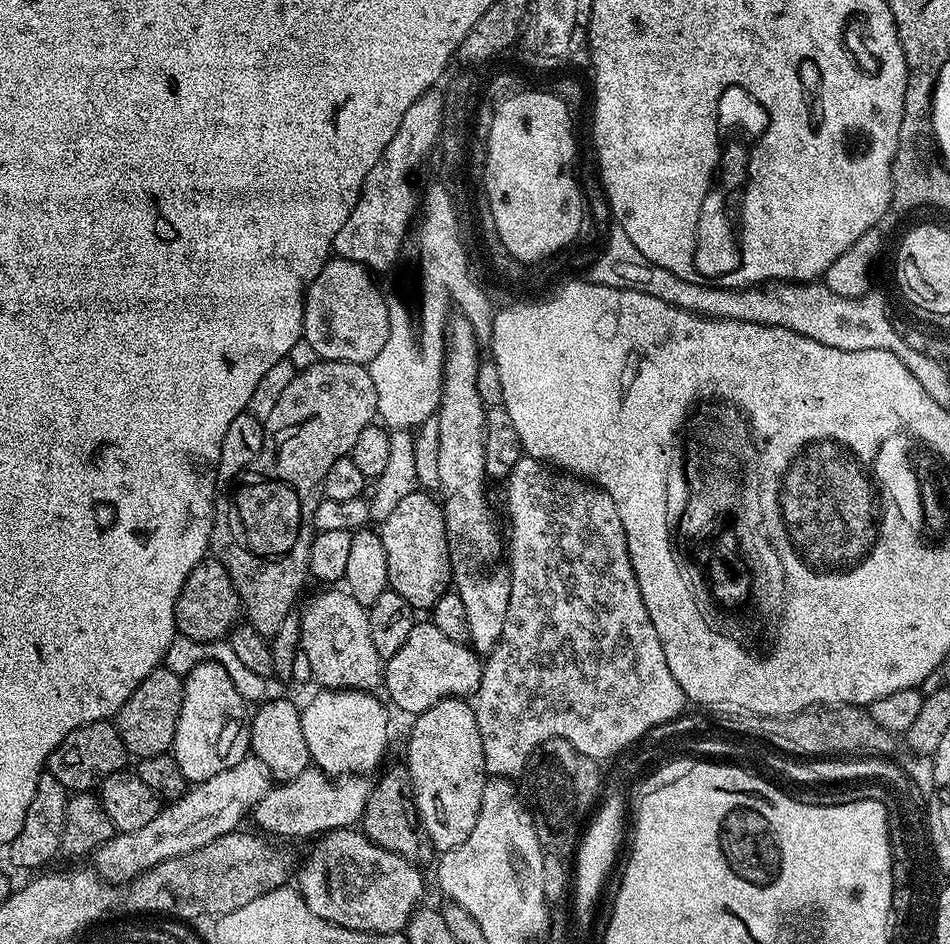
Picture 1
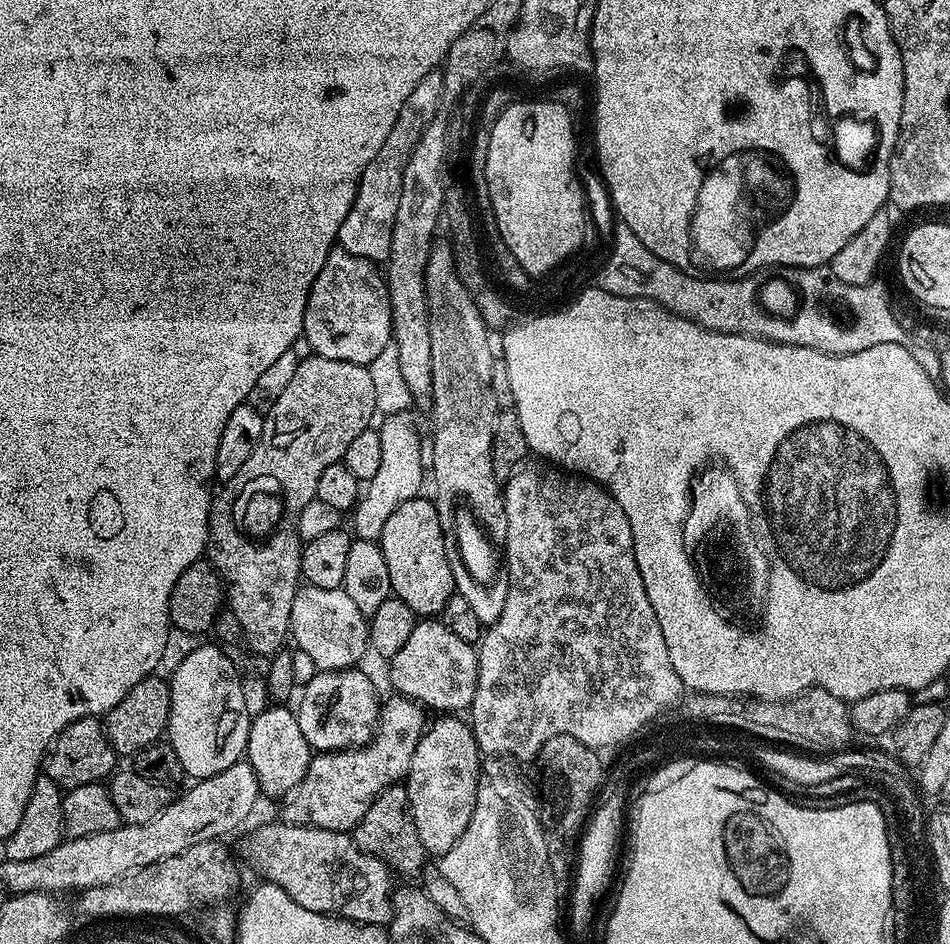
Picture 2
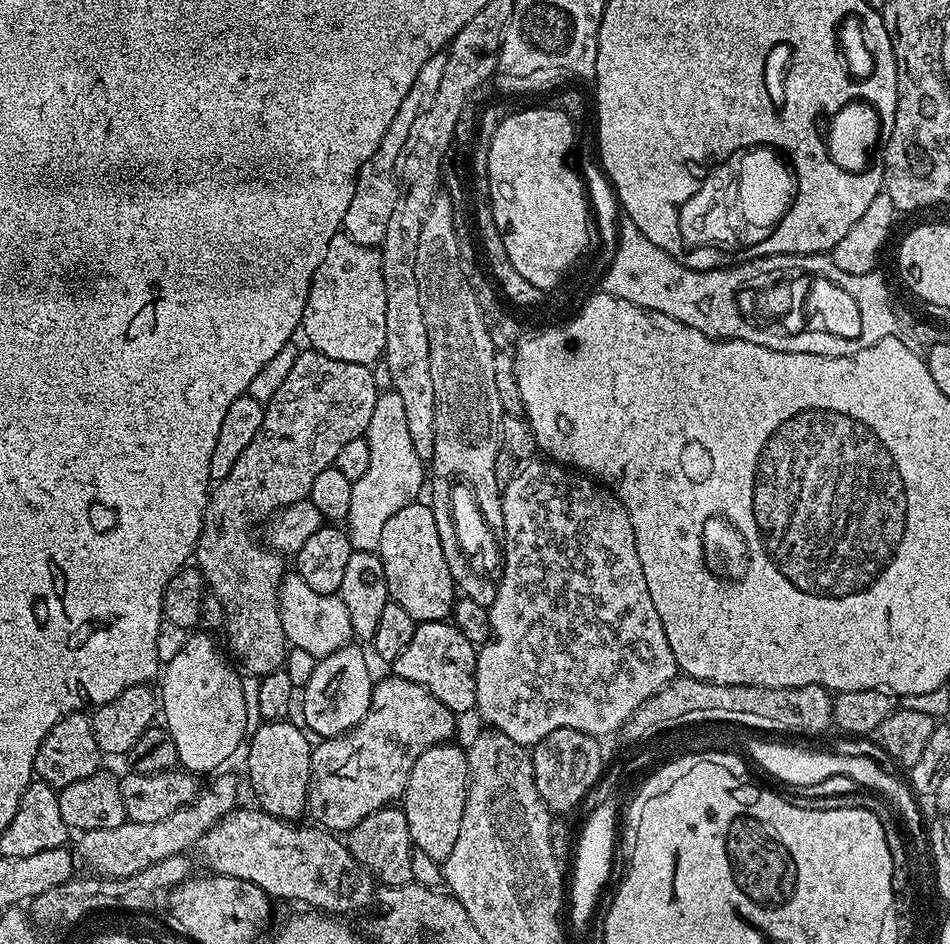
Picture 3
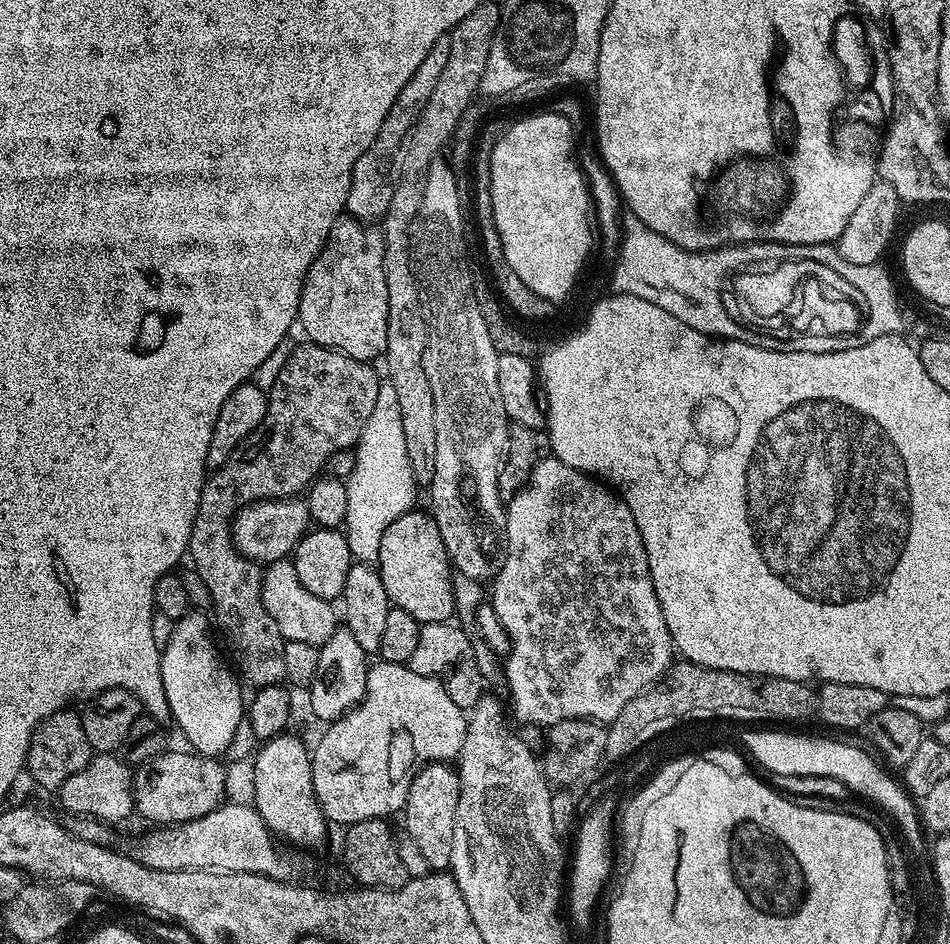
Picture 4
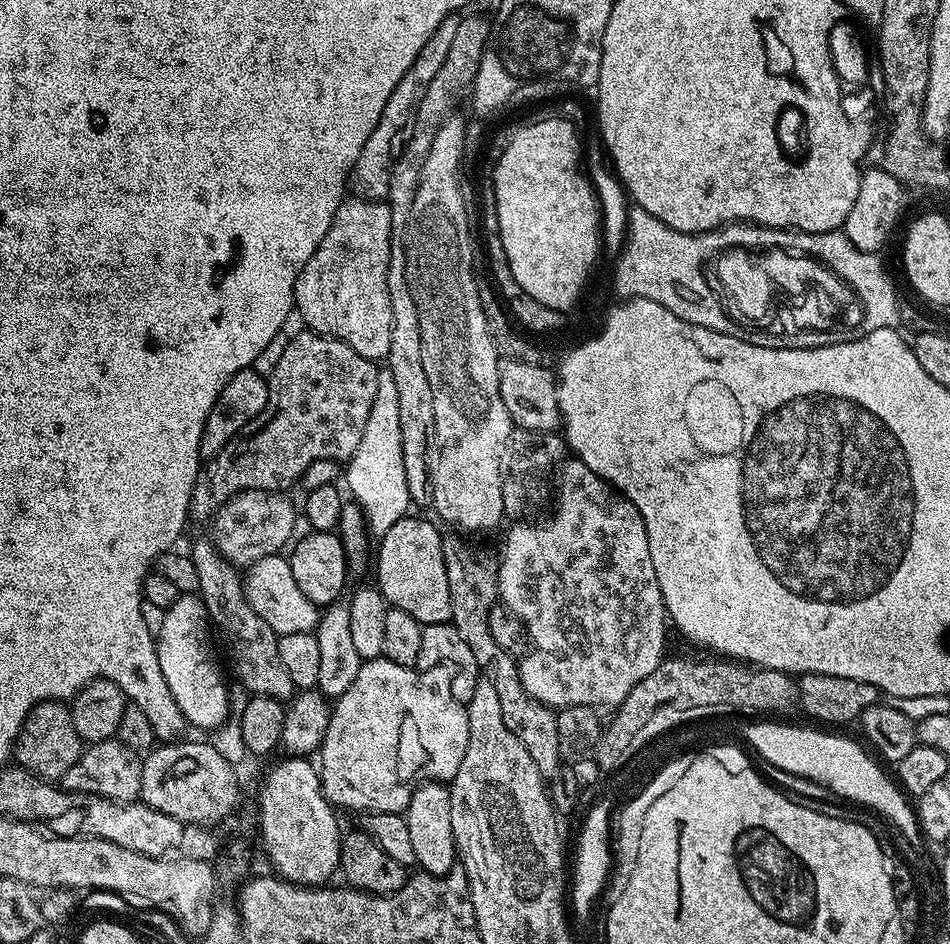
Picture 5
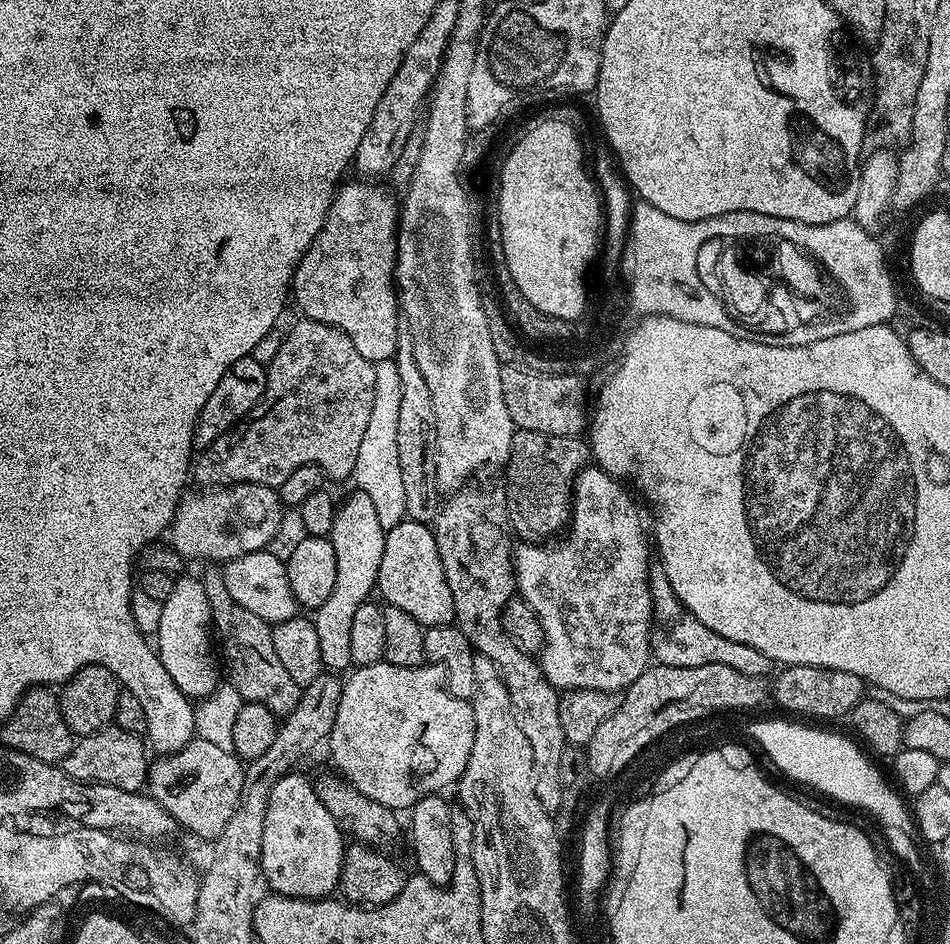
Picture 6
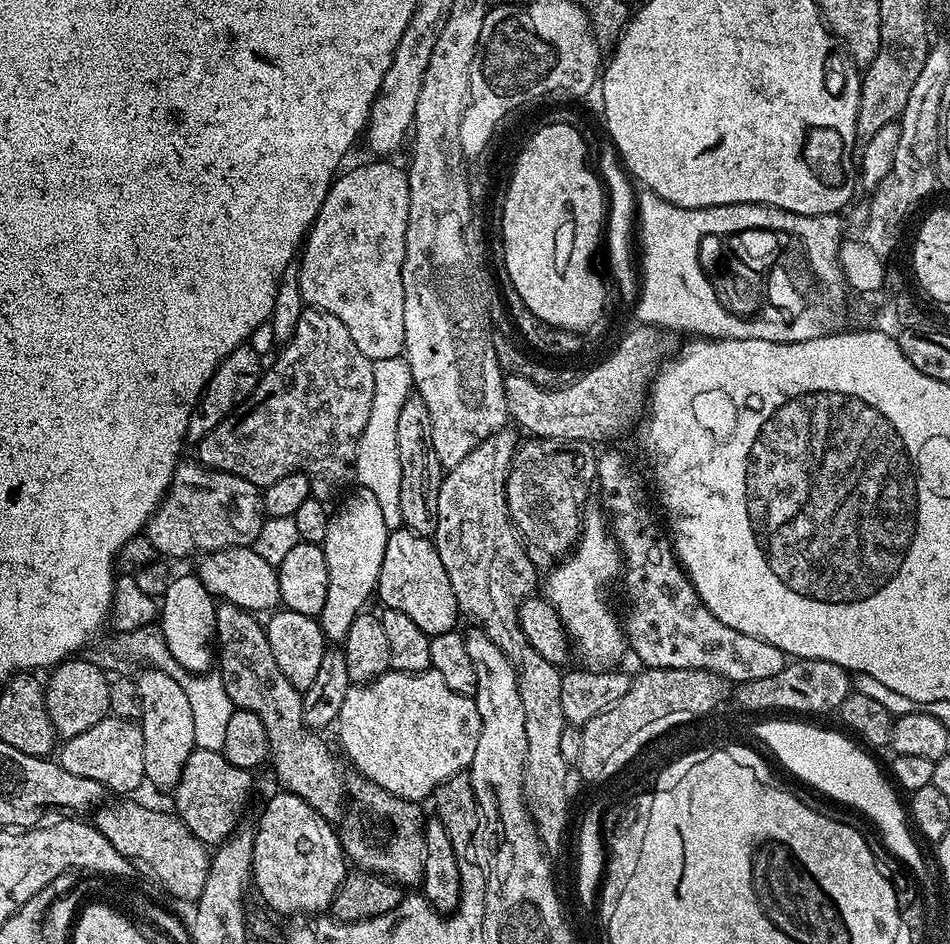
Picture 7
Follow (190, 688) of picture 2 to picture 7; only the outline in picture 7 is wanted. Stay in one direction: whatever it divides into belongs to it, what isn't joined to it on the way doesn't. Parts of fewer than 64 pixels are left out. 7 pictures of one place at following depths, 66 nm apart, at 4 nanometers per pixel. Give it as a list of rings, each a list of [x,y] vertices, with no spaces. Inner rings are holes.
[[[195,574],[173,575],[168,588],[159,601],[158,631],[163,636],[170,654],[181,668],[193,674],[204,674],[214,664],[214,641],[216,639],[217,601]]]

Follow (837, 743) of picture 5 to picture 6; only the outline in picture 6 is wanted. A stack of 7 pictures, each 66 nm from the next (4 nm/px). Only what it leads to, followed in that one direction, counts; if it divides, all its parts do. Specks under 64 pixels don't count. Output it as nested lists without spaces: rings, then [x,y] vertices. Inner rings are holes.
[[[756,720],[748,732],[753,742],[772,759],[773,766],[790,779],[825,792],[823,795],[837,805],[853,804],[856,808],[864,808],[868,816],[877,813],[883,821],[880,828],[890,833],[892,844],[896,832],[908,834],[914,821],[909,805],[904,805],[905,797],[891,783],[888,785],[884,781],[883,774],[864,757],[865,749],[855,739],[847,740],[836,732],[823,732],[820,726],[807,728],[804,725],[807,723],[796,723],[800,724],[791,724],[788,720]]]

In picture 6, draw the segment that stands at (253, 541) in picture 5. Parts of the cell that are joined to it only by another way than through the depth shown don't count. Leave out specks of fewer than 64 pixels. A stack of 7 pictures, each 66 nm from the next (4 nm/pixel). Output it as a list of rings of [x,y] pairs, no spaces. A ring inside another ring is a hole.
[[[229,484],[227,486],[212,486],[207,490],[196,490],[200,492],[192,492],[192,490],[185,491],[184,495],[180,497],[180,505],[176,508],[176,513],[172,519],[172,527],[168,529],[166,536],[170,541],[172,548],[178,554],[184,556],[189,561],[192,560],[220,560],[219,562],[227,562],[234,558],[242,558],[246,554],[254,554],[255,552],[263,552],[269,547],[268,544],[276,536],[276,531],[280,528],[280,519],[283,518],[286,512],[285,505],[280,502],[279,491],[270,486],[262,486],[261,484]]]

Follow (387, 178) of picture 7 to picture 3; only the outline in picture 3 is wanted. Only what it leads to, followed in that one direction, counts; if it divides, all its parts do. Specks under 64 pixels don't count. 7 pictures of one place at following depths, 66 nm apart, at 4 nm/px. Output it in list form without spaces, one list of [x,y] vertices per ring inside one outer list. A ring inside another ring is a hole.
[[[343,234],[330,238],[330,246],[326,246],[326,254],[322,254],[322,262],[318,262],[318,270],[314,270],[314,278],[310,282],[302,336],[303,332],[315,351],[326,354],[326,358],[338,358],[338,362],[372,366],[383,357],[386,346],[386,290],[380,269],[380,253],[376,248],[355,244]]]

